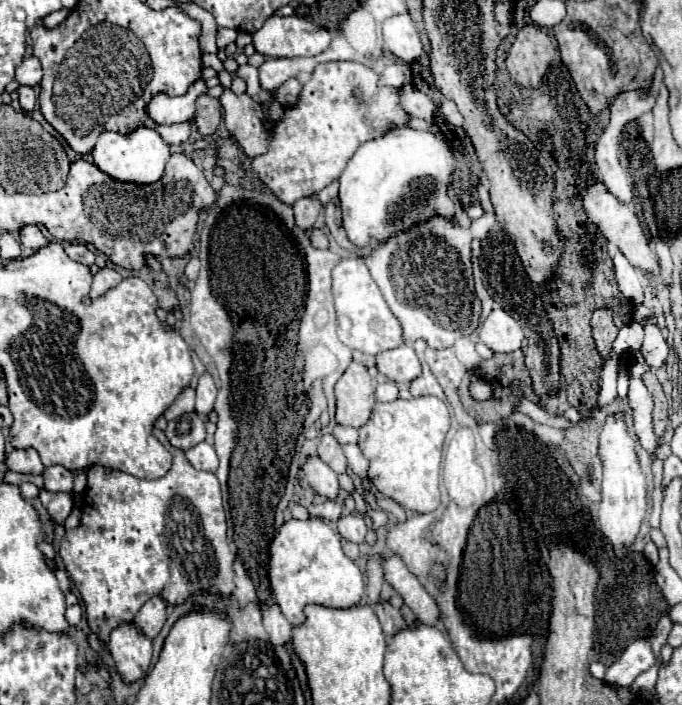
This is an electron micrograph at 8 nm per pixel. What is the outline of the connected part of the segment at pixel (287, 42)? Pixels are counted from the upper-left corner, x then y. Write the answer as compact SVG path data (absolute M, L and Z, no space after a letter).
M272 15L260 31L252 35L252 45L268 57L312 57L322 53L332 35L302 17Z

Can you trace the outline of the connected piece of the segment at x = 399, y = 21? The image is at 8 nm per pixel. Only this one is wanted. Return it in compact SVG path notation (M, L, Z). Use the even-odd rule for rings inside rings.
M408 13L396 15L384 21L384 43L402 61L410 63L422 55L420 35Z

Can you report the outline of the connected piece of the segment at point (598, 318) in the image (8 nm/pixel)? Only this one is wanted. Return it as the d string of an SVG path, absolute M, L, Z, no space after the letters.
M596 309L594 311L594 315L592 315L592 335L594 335L594 341L596 341L600 355L606 359L616 335L618 335L616 325L612 323L612 311L610 309Z

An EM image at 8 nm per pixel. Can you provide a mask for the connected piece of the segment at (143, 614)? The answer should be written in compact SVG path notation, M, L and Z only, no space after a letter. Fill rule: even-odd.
M152 597L144 603L144 607L136 613L134 625L144 637L154 639L166 621L166 601L162 597Z

